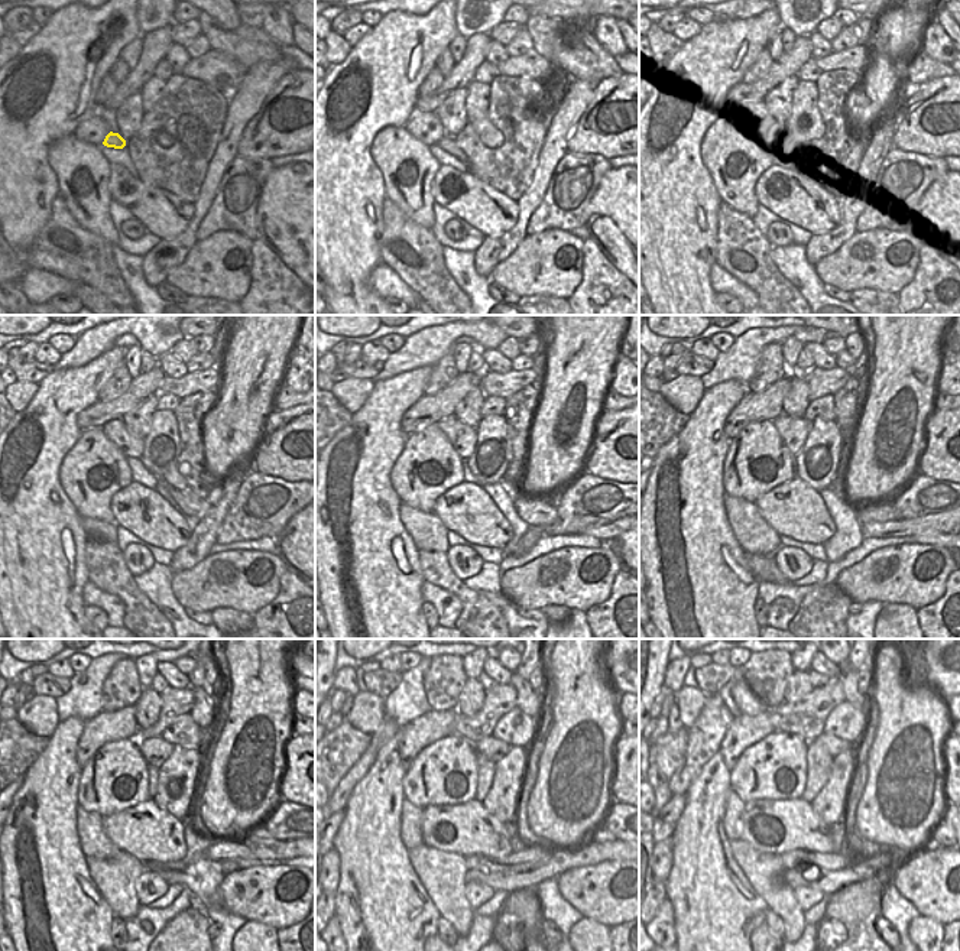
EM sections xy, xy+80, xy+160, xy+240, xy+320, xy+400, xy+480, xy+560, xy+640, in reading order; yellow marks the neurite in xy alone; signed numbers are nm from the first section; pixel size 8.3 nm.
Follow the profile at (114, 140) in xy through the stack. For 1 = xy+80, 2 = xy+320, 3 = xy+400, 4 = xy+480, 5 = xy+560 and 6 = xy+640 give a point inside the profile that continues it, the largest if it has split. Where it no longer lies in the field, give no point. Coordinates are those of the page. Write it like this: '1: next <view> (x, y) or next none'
1: next xy+80 (447, 143)
2: next xy+320 (538, 512)
3: next xy+400 (881, 513)
4: next xy+480 (260, 837)
5: next xy+560 (600, 836)
6: next xy+640 (933, 841)

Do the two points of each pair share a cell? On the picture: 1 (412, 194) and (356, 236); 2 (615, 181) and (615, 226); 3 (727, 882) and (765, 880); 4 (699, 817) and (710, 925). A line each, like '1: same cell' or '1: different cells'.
1: different cells
2: same cell
3: different cells
4: same cell

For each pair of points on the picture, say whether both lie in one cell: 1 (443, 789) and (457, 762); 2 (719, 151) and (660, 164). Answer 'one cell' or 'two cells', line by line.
1: one cell
2: two cells

